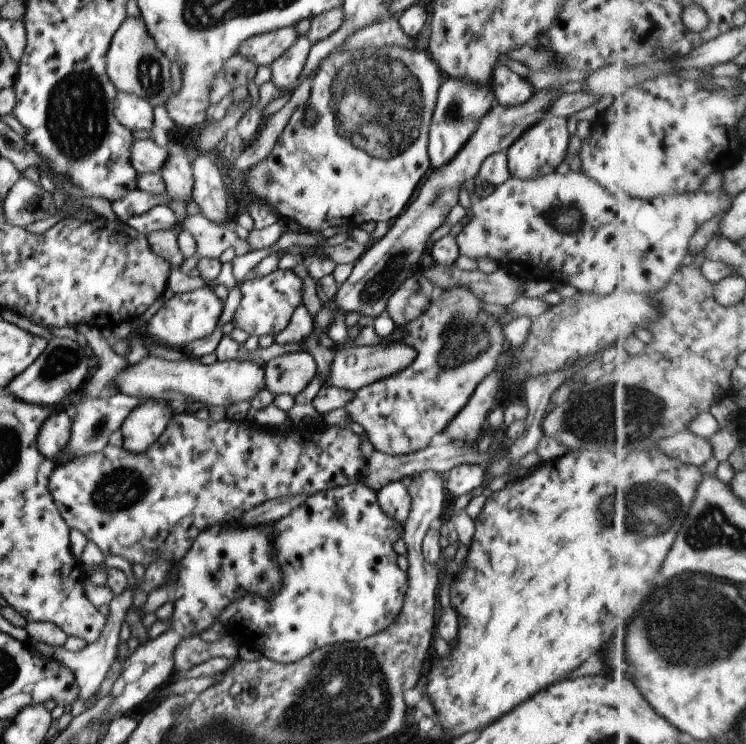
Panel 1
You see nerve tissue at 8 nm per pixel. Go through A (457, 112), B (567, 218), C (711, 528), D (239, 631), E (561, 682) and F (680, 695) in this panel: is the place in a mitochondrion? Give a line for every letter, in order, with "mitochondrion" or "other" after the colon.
A: mitochondrion
B: mitochondrion
C: mitochondrion
D: other
E: other
F: other

